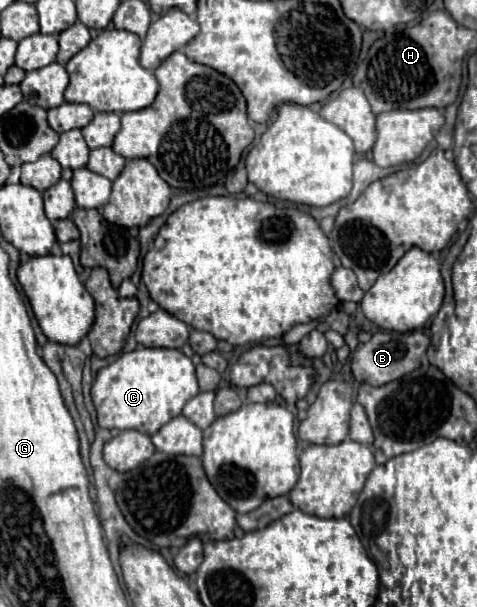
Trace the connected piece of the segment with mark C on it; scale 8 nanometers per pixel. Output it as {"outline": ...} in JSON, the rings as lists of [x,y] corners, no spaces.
{"outline":[[[145,348],[121,354],[115,362],[101,368],[91,388],[97,408],[97,422],[109,430],[139,430],[155,434],[171,418],[179,416],[185,402],[199,394],[195,364],[175,348]]]}

